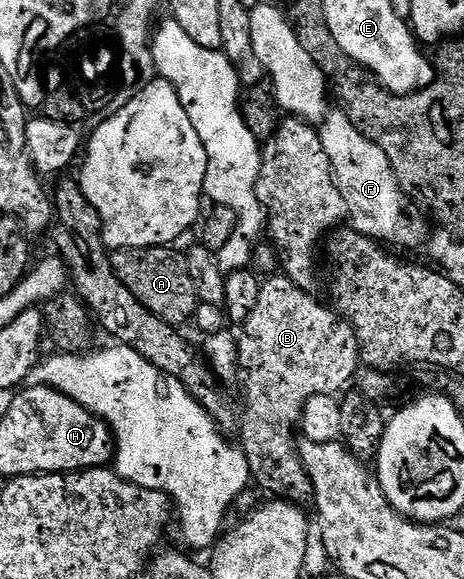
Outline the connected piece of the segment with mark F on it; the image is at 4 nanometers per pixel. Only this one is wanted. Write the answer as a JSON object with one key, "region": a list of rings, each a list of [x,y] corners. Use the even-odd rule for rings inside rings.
{"region":[[[339,110],[325,111],[323,120],[319,121],[318,131],[322,150],[326,150],[326,158],[330,158],[336,188],[342,194],[342,202],[346,202],[348,207],[347,219],[350,221],[351,227],[355,228],[357,232],[361,232],[362,235],[369,236],[371,240],[383,242],[385,245],[401,244],[404,248],[422,247],[428,240],[428,228],[418,217],[408,213],[408,208],[404,205],[405,189],[401,188],[396,181],[396,175],[386,154],[382,154],[382,150],[378,150],[378,146],[374,146],[374,142],[370,142],[370,138],[363,136],[354,126],[354,122],[350,122],[350,118],[346,118],[344,113]]]}

